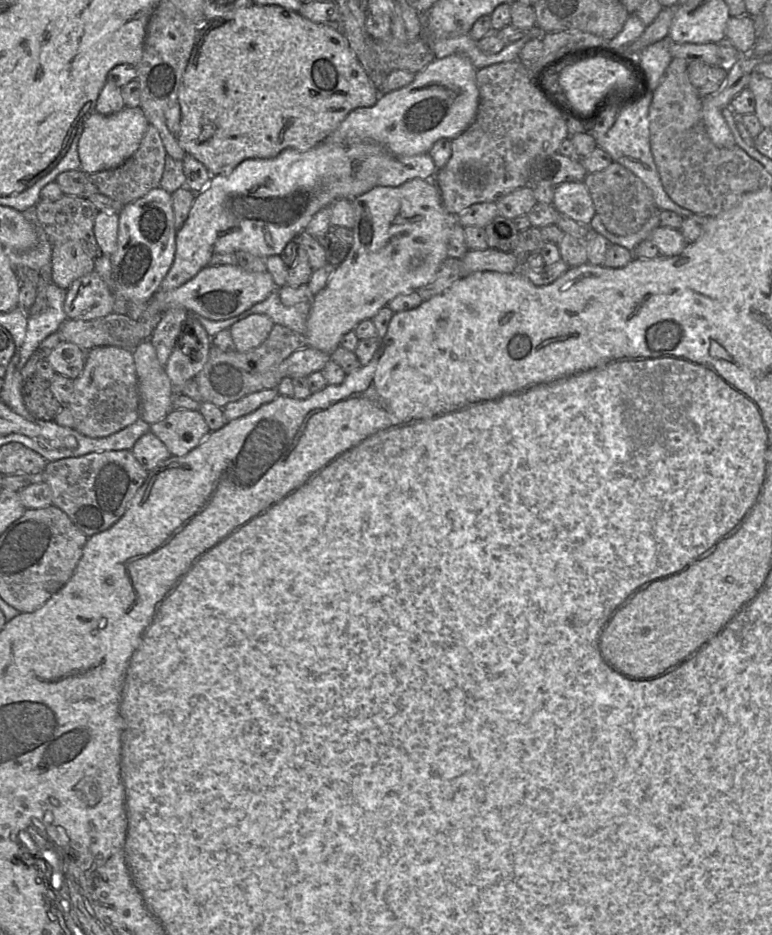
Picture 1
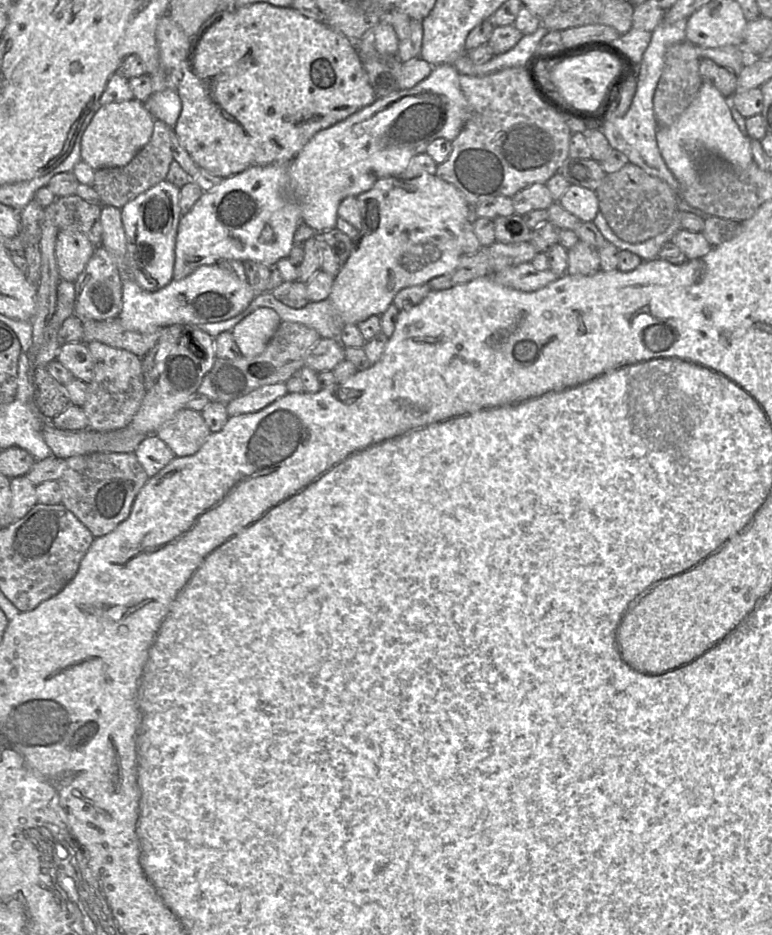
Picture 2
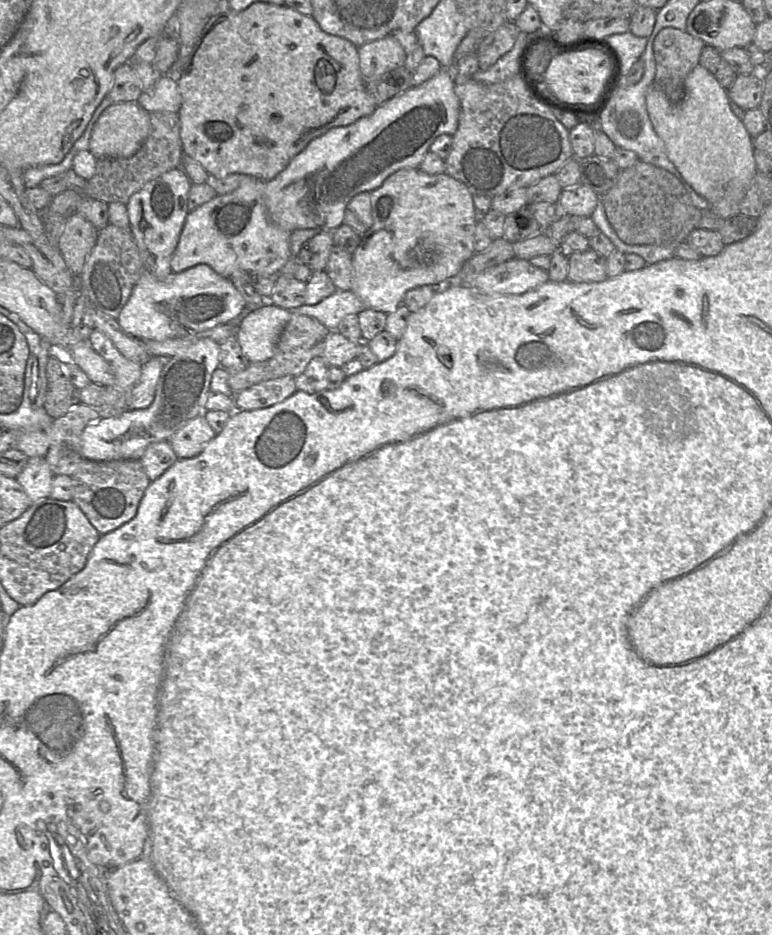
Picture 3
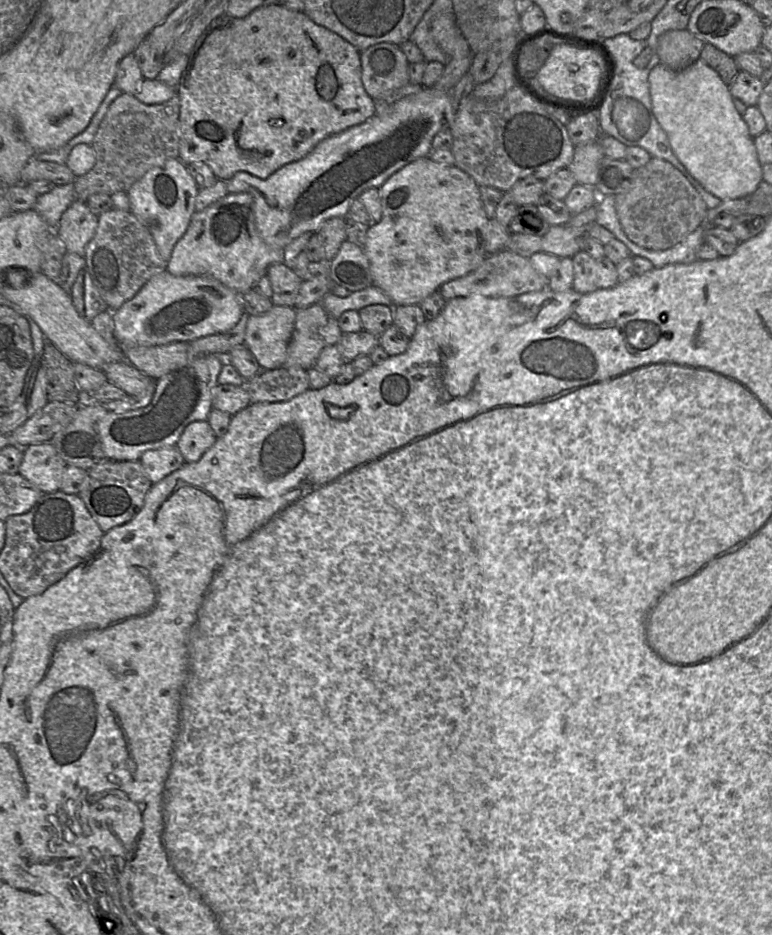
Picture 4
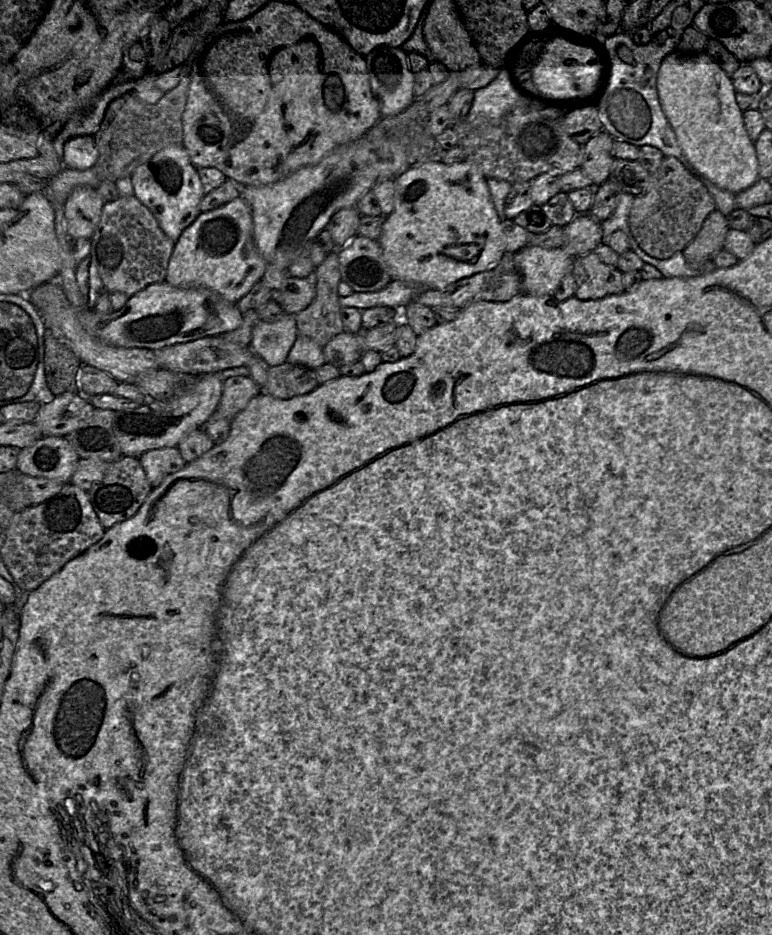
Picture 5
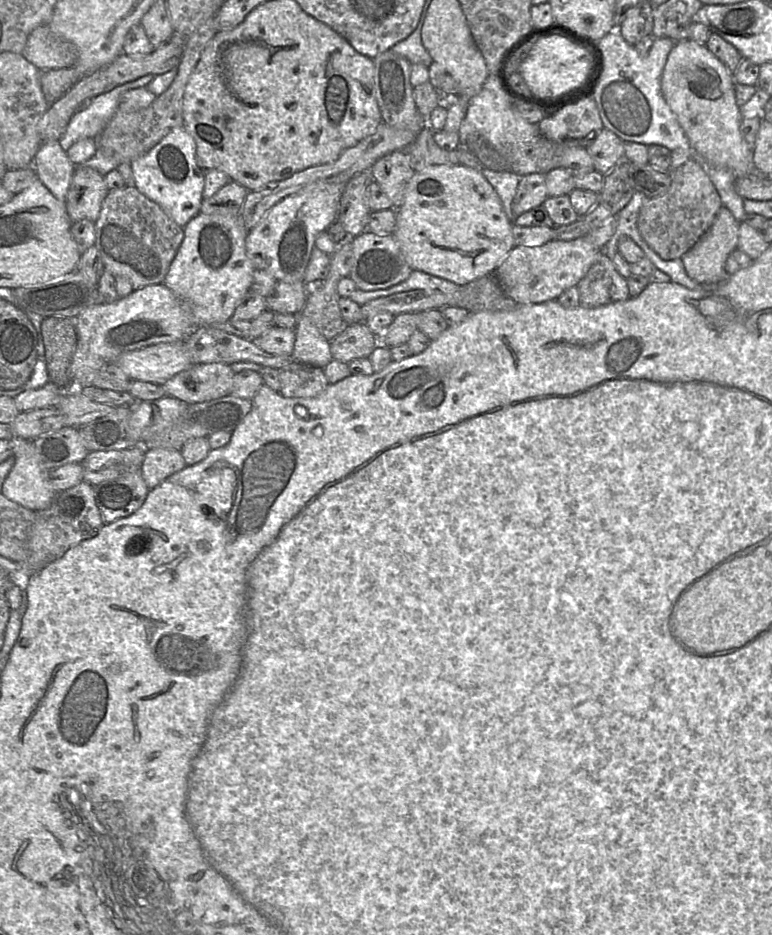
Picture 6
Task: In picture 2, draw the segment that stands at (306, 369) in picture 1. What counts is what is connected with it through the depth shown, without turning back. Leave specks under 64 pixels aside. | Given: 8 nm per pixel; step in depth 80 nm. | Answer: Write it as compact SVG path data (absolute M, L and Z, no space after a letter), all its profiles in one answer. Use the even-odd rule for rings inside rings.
M323 338L309 351L304 366L316 372L332 371L343 360L345 346L337 339Z

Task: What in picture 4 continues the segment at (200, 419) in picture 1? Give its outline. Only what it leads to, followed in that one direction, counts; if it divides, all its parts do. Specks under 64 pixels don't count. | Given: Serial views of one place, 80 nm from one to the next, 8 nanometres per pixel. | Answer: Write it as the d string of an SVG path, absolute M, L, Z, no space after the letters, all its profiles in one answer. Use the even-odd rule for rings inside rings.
M206 420L195 421L185 427L175 446L185 462L191 463L199 460L216 439L216 435Z

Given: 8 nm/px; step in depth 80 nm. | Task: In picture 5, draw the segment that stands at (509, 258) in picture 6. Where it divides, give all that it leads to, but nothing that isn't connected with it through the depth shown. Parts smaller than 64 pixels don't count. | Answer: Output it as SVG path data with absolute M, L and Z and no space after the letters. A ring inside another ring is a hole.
M526 246L514 253L522 279L522 293L553 296L561 279L572 272L574 257L563 247Z

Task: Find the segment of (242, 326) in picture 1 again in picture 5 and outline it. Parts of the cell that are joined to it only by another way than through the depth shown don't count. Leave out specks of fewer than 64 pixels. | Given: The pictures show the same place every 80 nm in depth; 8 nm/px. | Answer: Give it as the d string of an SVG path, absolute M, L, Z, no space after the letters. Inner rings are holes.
M285 313L273 322L260 319L252 330L249 347L270 367L278 366L286 362L297 336L295 315Z

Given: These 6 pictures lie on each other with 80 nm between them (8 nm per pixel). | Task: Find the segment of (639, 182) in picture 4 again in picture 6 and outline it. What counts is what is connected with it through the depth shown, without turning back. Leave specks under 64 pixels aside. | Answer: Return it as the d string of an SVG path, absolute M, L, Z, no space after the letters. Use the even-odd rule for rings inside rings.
M682 149L671 152L671 161L667 173L671 178L669 187L663 194L649 198L642 205L637 219L637 228L641 238L661 259L674 260L681 258L709 229L718 210L722 207L722 203L702 167Z

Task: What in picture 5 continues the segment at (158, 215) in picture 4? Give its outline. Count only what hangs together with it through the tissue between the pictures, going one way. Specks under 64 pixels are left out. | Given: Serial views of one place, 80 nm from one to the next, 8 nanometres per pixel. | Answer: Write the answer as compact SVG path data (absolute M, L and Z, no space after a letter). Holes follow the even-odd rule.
M182 145L168 146L157 152L132 172L131 180L134 196L150 210L159 227L174 242L201 213L202 183Z

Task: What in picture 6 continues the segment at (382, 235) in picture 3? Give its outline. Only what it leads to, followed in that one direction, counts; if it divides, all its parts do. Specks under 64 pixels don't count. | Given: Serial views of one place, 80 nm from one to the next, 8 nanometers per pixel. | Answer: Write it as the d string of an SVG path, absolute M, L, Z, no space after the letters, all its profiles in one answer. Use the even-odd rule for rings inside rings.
M434 165L416 171L408 182L396 209L396 225L391 233L400 252L413 271L446 279L462 286L477 278L494 273L515 247L512 233L513 216L509 216L492 185L481 170L457 165Z

